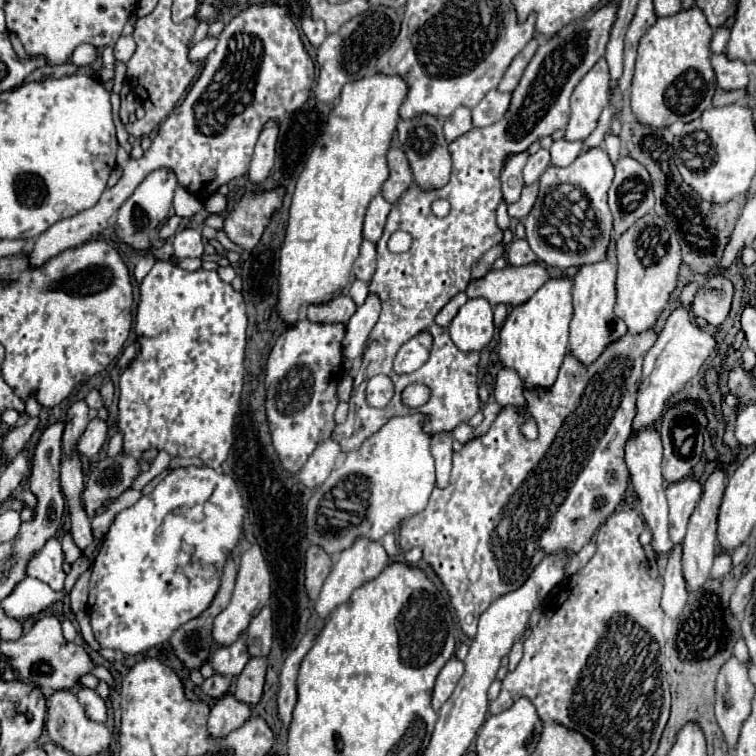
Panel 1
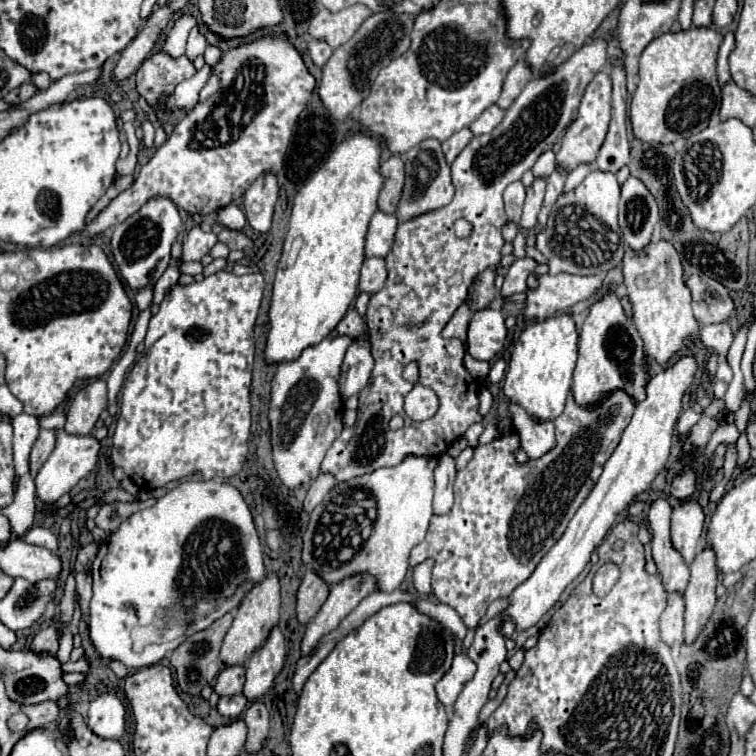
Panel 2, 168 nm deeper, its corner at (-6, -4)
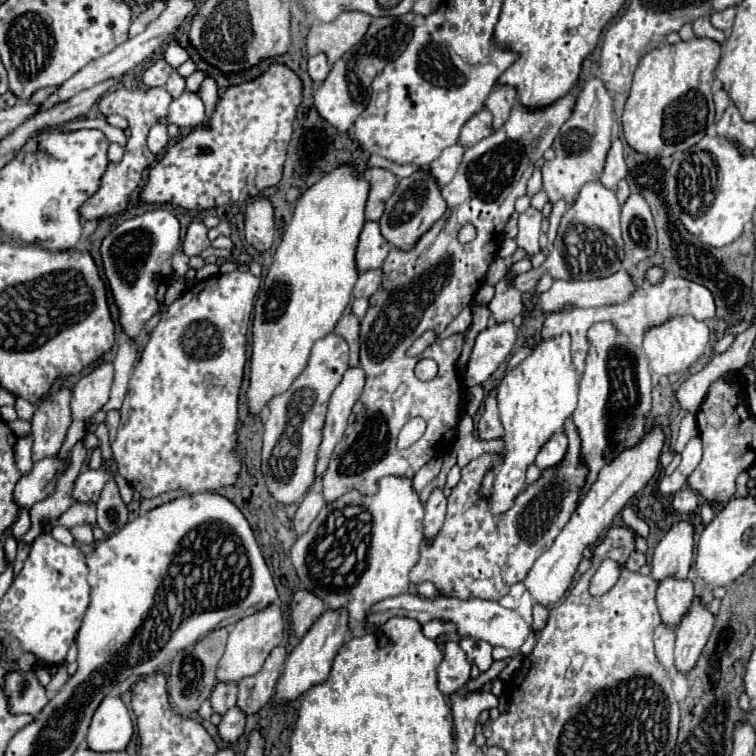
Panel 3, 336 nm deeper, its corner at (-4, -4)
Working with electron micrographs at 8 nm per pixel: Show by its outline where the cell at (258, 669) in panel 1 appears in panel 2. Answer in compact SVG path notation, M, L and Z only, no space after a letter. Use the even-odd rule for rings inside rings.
M255 701L247 707L243 719L245 719L247 729L249 729L245 751L247 753L257 753L257 751L263 749L263 743L269 735L269 713L267 713L263 703Z

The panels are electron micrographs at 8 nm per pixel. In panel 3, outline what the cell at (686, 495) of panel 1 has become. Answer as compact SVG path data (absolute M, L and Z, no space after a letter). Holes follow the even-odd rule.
M679 521L663 535L653 553L651 577L655 581L665 577L687 577L693 559L693 535L691 521Z

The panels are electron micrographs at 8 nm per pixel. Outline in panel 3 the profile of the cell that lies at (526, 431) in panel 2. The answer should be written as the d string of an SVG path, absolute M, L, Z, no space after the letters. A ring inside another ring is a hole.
M557 431L555 435L551 435L551 439L539 449L537 457L535 457L535 465L539 469L543 467L553 467L559 463L559 459L563 459L567 449L567 437L563 431Z

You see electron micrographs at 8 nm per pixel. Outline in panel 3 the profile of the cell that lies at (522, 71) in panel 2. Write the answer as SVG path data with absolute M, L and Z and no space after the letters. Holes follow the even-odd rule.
M497 85L491 91L485 107L493 113L493 129L499 129L507 121L509 111L511 111L511 107L515 103L517 103L517 91L515 91L515 87Z

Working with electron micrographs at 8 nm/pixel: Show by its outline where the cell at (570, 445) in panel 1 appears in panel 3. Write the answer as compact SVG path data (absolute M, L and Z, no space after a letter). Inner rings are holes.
M565 419L563 433L569 439L565 457L555 467L543 469L541 477L535 483L529 483L517 495L513 507L497 519L491 513L491 497L481 497L479 489L483 477L495 469L503 457L487 453L465 465L461 469L461 481L449 495L447 519L441 531L433 539L423 539L421 543L421 557L409 573L411 583L431 581L443 597L491 599L491 593L497 591L497 581L505 587L523 581L535 559L551 547L577 509L587 479L587 465L581 461L581 439L573 421Z

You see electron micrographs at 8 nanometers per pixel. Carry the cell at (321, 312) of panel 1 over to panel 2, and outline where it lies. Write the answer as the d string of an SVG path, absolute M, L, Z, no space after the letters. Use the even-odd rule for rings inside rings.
M353 307L345 313L345 317L339 321L339 325L331 331L331 335L335 335L335 337L349 335L351 339L359 339L359 337L363 337L363 333L365 333L365 321Z

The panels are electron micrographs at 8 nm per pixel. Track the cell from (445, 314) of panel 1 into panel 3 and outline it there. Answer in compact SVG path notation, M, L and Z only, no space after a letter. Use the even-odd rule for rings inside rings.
M465 307L465 309L451 321L451 325L443 331L441 339L443 339L443 337L449 337L449 335L455 335L455 333L465 333L469 325L471 325L471 309Z

